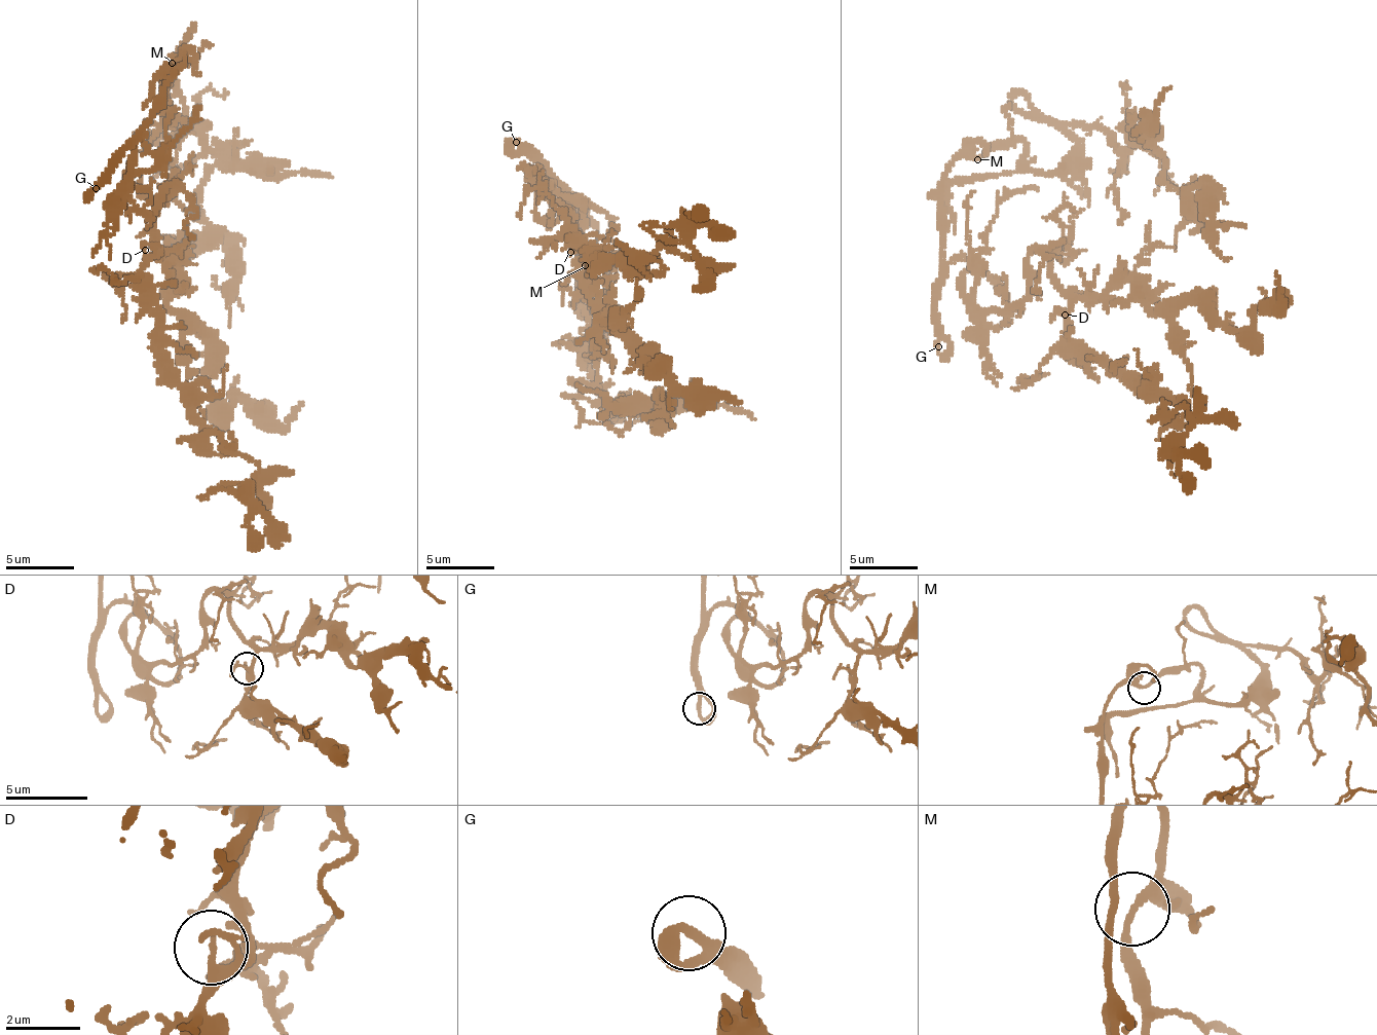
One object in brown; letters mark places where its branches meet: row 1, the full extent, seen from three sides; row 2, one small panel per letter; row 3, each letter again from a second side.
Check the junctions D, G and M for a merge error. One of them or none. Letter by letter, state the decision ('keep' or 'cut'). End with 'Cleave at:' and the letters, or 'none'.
D: keep
G: keep
M: keep
Cleave at: none

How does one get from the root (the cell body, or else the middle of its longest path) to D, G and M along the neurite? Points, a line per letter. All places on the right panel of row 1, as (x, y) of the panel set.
D: (974, 299), (981, 308), (1002, 309), (1020, 301), (1028, 259), (1039, 251), (1069, 298), (1065, 315)
G: (974, 299), (976, 264), (955, 260), (936, 292), (938, 346)
M: (974, 299), (976, 264), (944, 259), (941, 210), (942, 177), (950, 164), (960, 156), (976, 159)

